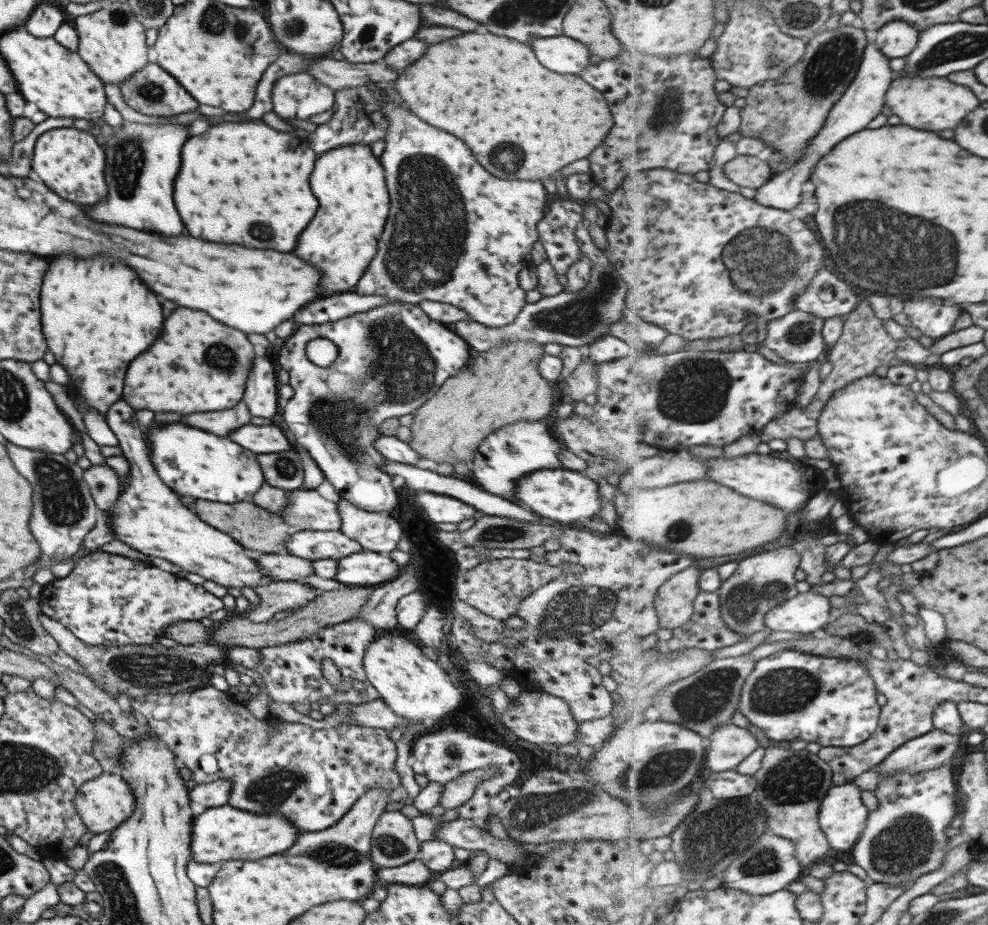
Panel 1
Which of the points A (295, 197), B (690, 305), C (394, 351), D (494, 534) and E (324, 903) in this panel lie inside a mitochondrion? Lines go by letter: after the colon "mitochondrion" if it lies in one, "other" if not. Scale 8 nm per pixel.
A: other
B: other
C: mitochondrion
D: mitochondrion
E: other

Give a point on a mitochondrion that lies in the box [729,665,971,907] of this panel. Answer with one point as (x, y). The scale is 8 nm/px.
(905, 844)

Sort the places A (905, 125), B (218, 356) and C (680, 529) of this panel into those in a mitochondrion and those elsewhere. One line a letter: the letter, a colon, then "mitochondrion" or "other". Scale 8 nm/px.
A: other
B: mitochondrion
C: mitochondrion

